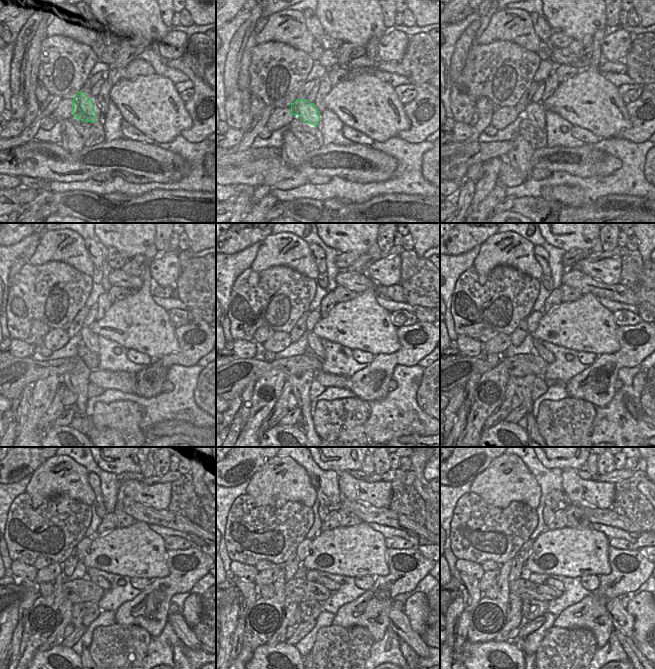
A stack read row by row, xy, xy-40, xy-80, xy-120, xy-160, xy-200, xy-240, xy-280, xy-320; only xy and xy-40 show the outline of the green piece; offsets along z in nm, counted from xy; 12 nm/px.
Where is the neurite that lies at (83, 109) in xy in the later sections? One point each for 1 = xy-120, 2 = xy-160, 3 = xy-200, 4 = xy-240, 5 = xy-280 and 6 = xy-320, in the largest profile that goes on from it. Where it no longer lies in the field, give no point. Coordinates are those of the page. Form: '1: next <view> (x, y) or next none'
1: next xy-120 (89, 338)
2: next xy-160 (314, 341)
3: next xy-200 (543, 352)
4: next xy-240 (98, 580)
5: next xy-280 (330, 584)
6: next xy-320 (554, 583)

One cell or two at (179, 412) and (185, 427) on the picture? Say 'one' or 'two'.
two

